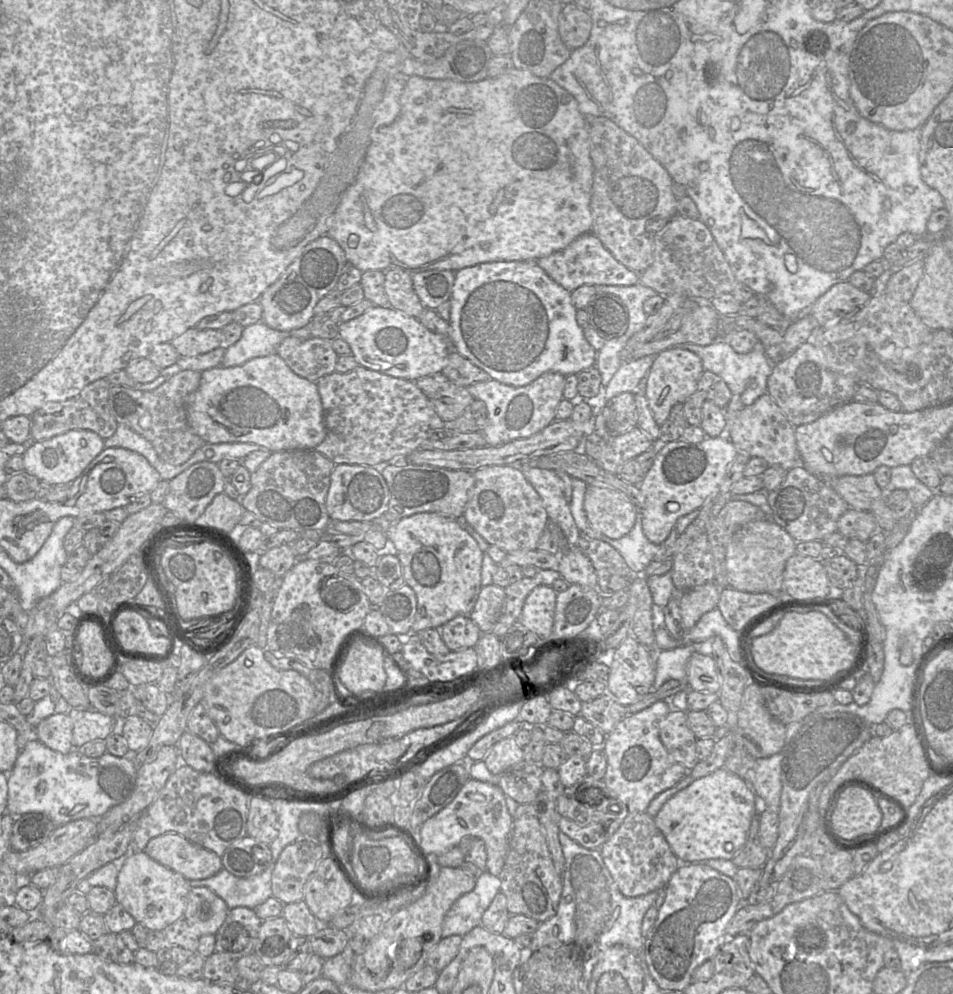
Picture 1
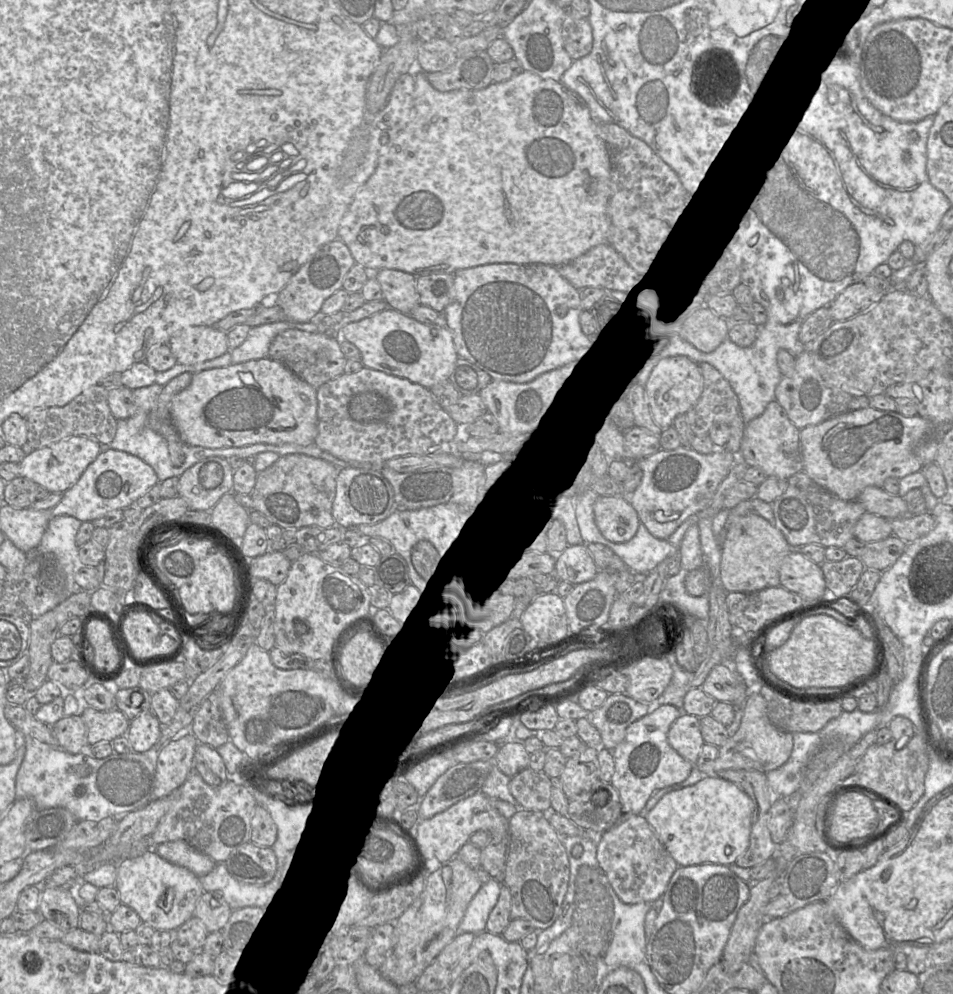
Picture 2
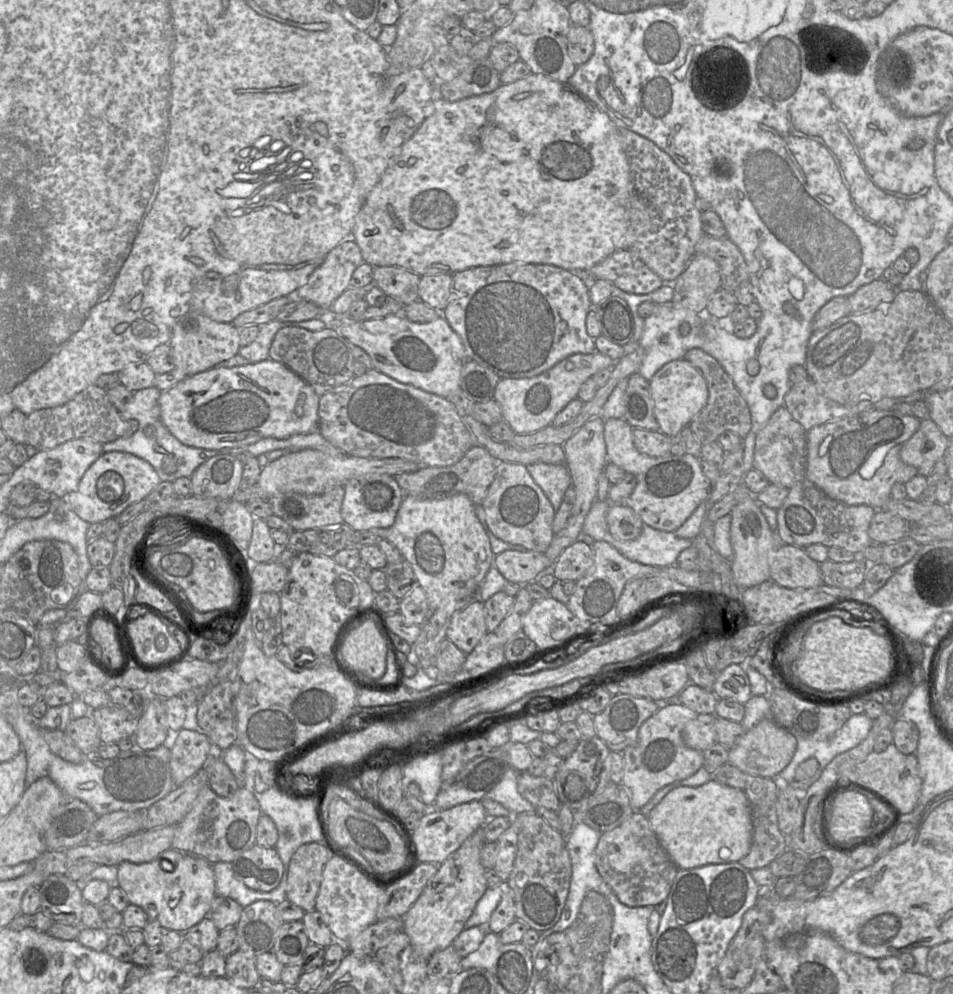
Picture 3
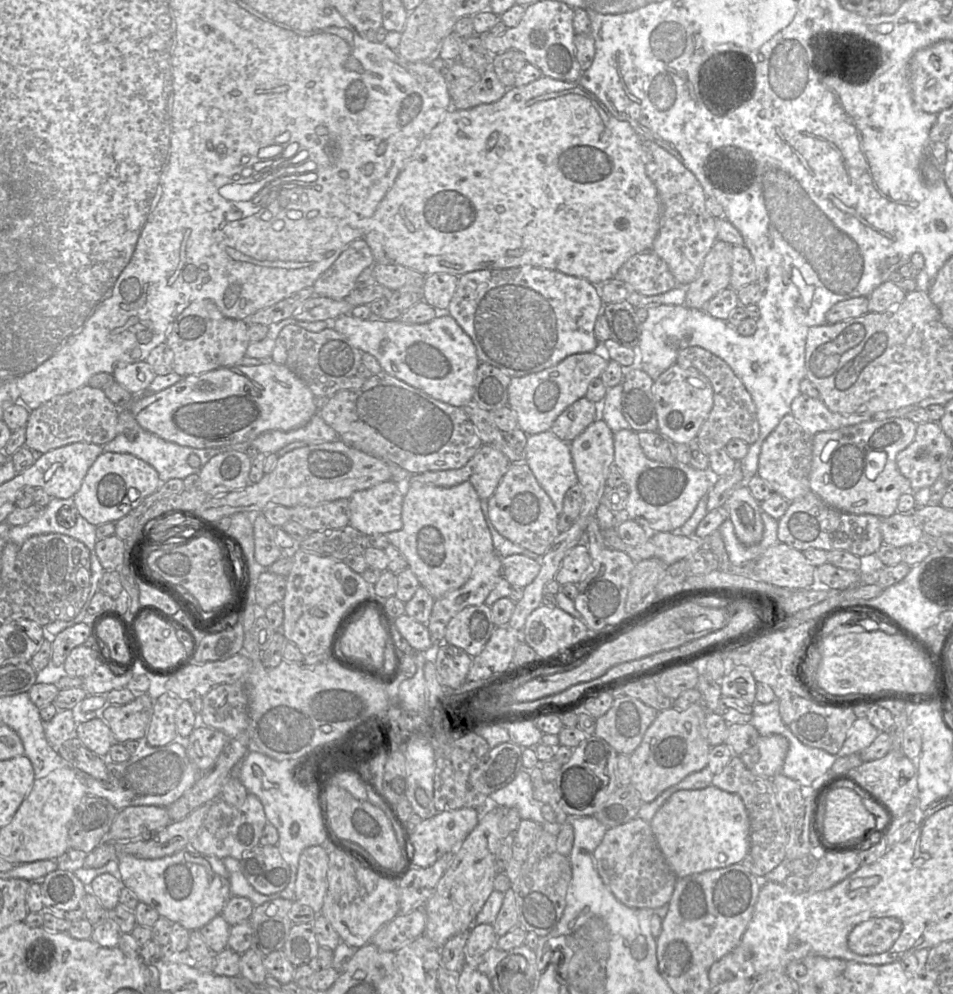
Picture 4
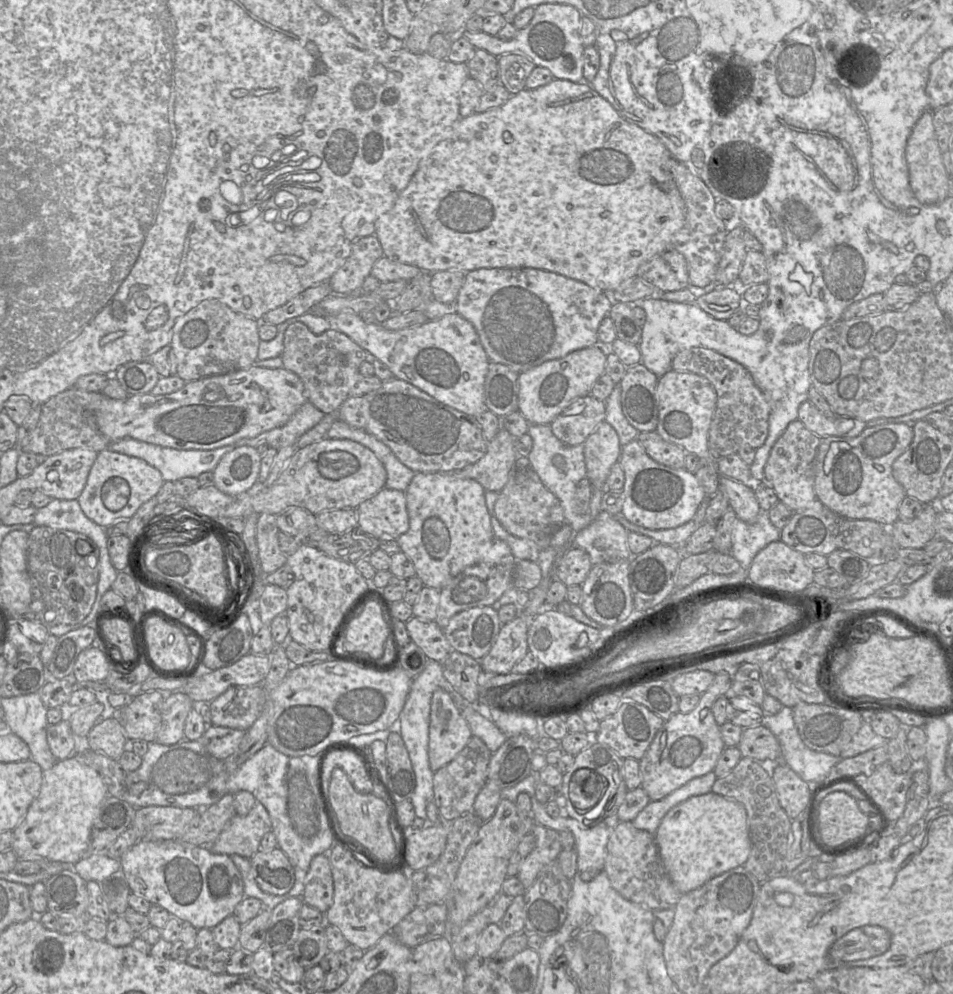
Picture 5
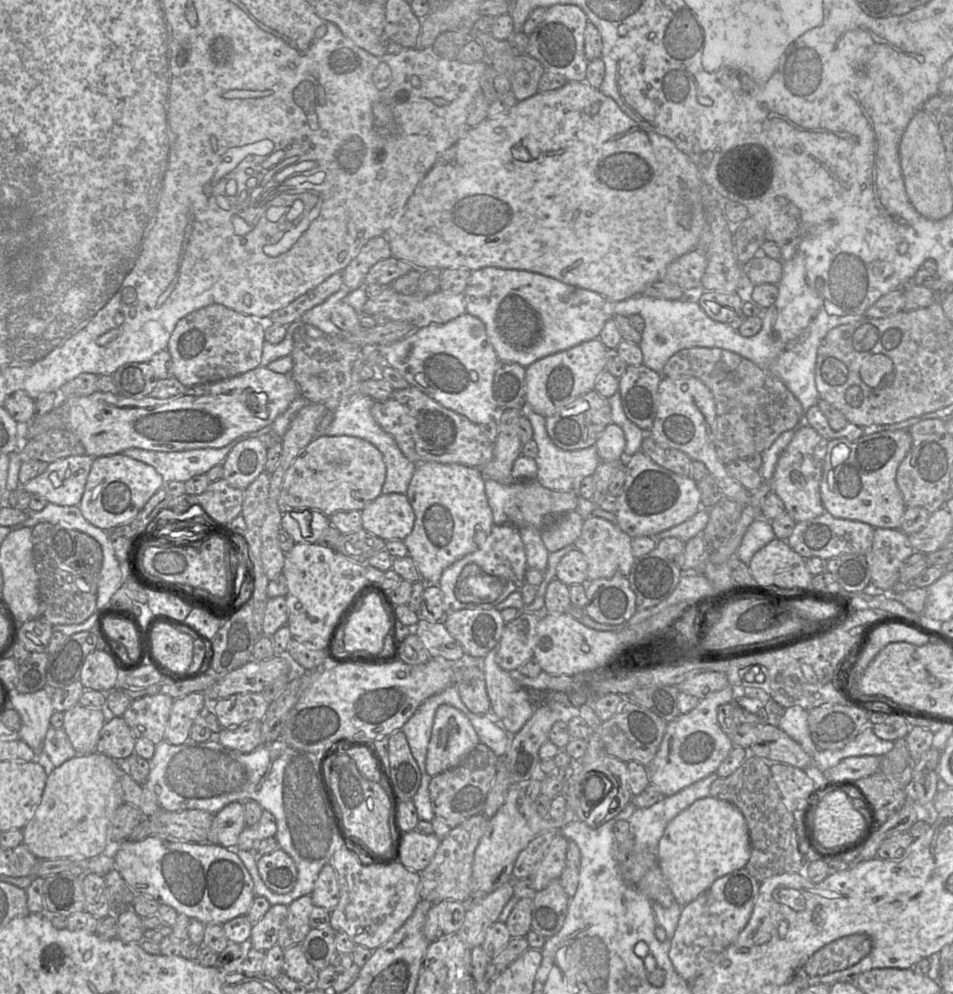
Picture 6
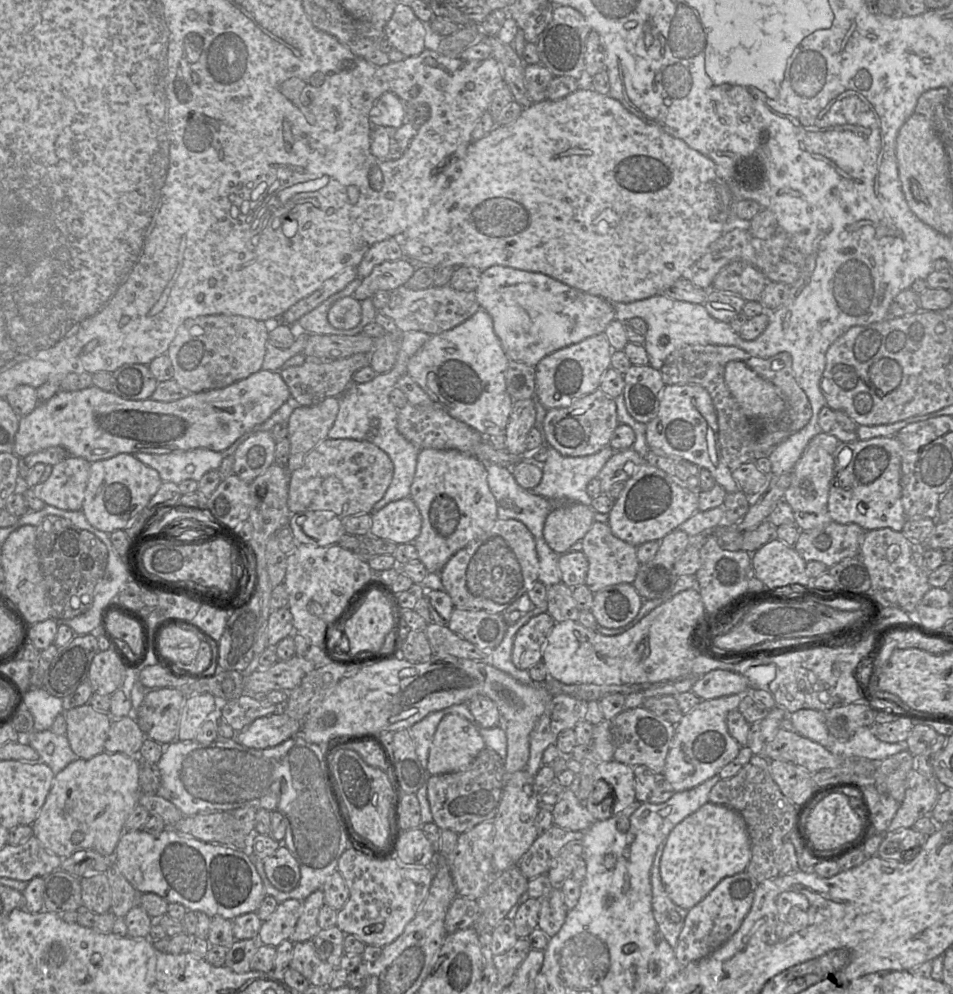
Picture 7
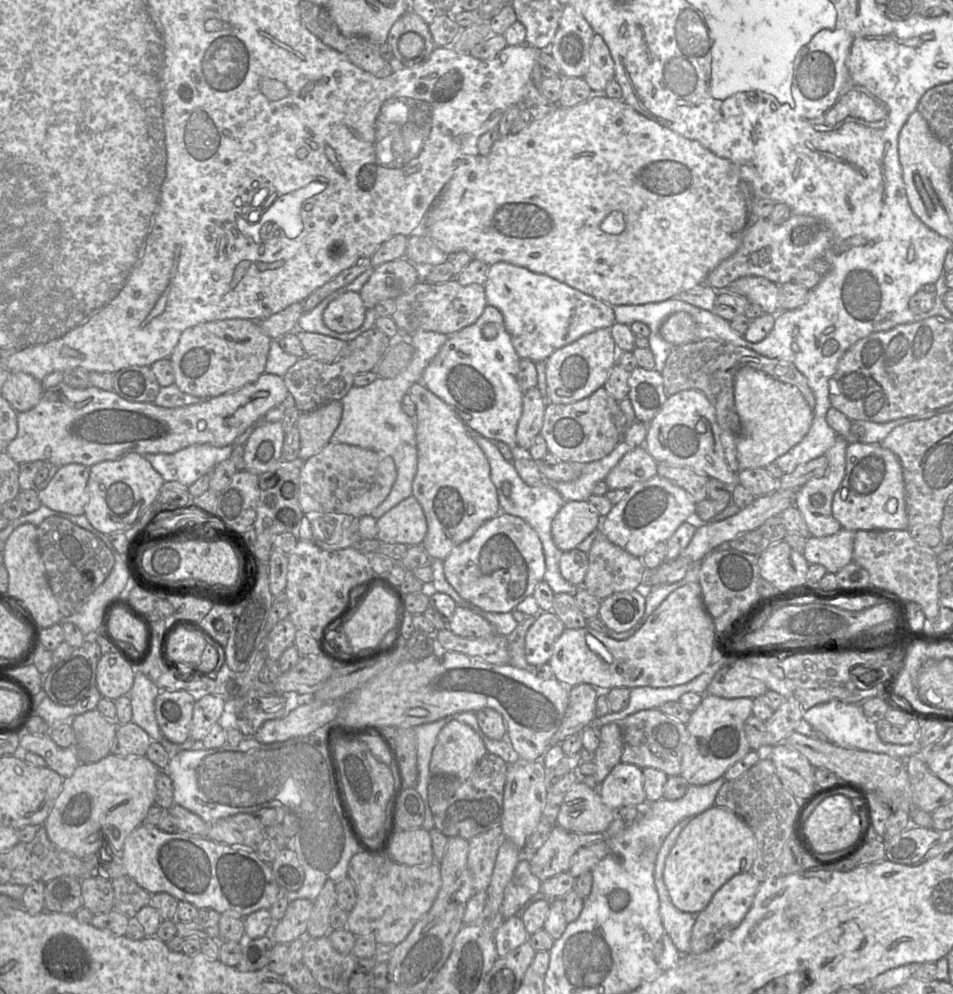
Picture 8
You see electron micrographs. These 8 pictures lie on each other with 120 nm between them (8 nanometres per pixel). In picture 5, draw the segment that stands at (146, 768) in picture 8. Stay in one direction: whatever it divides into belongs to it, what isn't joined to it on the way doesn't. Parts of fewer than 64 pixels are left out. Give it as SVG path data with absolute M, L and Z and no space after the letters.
M72 754L43 771L39 794L18 826L13 830L11 850L18 859L45 858L49 862L75 864L90 854L90 835L102 801L108 796L100 774Z

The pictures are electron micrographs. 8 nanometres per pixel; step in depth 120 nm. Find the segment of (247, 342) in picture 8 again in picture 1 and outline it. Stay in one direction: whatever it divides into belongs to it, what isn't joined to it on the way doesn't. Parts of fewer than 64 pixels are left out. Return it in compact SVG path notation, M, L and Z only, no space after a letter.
M191 328L171 341L180 357L196 357L220 347L219 330Z

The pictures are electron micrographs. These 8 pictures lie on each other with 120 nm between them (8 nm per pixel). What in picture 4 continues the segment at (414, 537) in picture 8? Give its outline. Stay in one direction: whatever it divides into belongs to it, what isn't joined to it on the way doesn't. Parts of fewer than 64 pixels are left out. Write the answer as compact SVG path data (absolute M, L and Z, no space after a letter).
M392 480L357 491L349 500L349 525L365 535L386 534L403 527L404 485Z

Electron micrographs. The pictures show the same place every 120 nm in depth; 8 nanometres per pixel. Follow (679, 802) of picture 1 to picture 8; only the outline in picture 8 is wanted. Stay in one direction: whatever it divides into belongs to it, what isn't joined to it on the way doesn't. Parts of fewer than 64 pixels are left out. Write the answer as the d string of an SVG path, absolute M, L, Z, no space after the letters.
M714 805L693 817L678 836L665 862L663 880L673 905L682 912L699 914L729 879L750 872L755 856L754 834L736 813Z

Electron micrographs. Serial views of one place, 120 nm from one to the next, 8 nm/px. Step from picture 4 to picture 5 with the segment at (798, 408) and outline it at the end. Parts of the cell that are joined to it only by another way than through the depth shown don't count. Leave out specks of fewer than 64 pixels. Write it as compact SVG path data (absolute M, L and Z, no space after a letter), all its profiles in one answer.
M810 400L799 406L798 419L819 437L857 437L867 426L858 419L827 417Z

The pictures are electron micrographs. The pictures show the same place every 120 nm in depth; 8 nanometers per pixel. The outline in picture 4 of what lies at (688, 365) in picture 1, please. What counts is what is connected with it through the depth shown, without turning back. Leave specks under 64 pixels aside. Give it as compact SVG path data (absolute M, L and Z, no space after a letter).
M675 363L654 382L658 431L675 444L689 444L707 420L714 403L714 391L710 380L695 368L684 368Z

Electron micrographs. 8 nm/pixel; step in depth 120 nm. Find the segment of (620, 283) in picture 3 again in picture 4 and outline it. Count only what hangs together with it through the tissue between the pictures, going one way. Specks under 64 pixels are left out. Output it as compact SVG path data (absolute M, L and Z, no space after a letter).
M653 251L630 257L613 278L628 283L632 291L645 296L663 294L678 286L666 262Z

